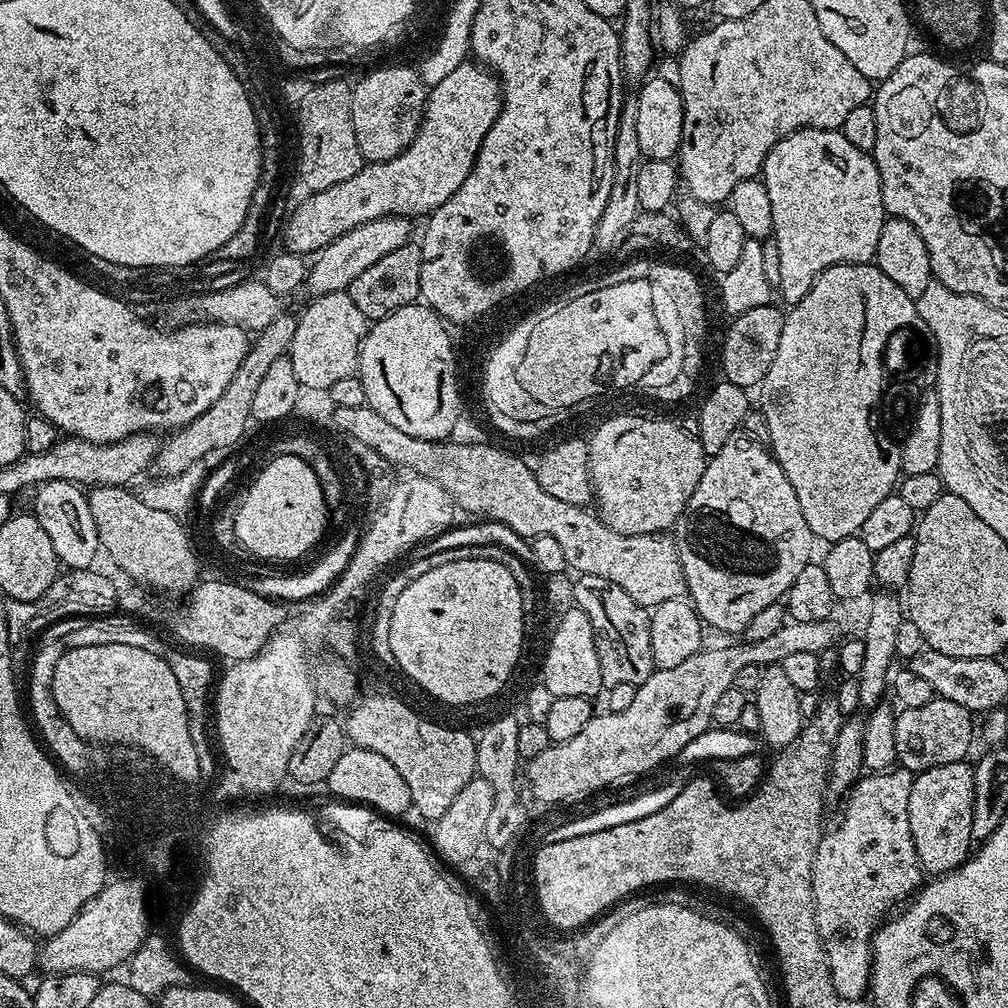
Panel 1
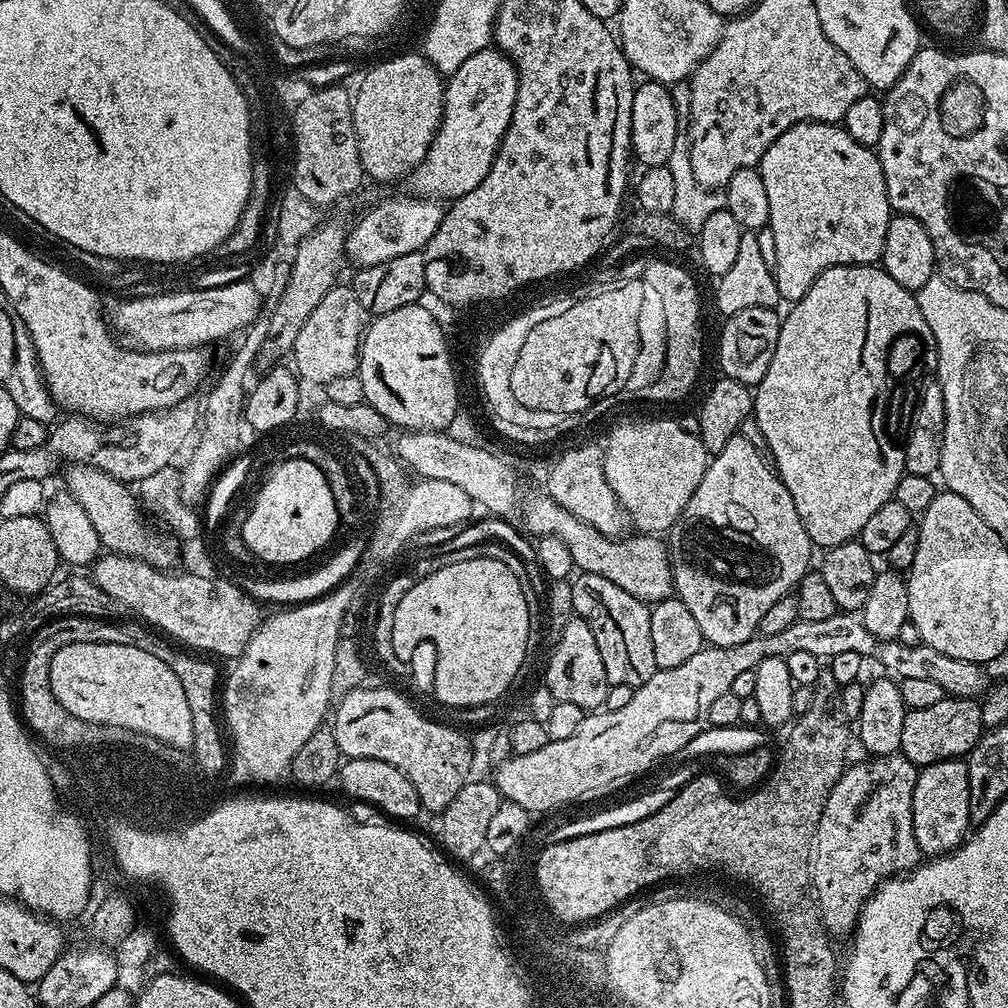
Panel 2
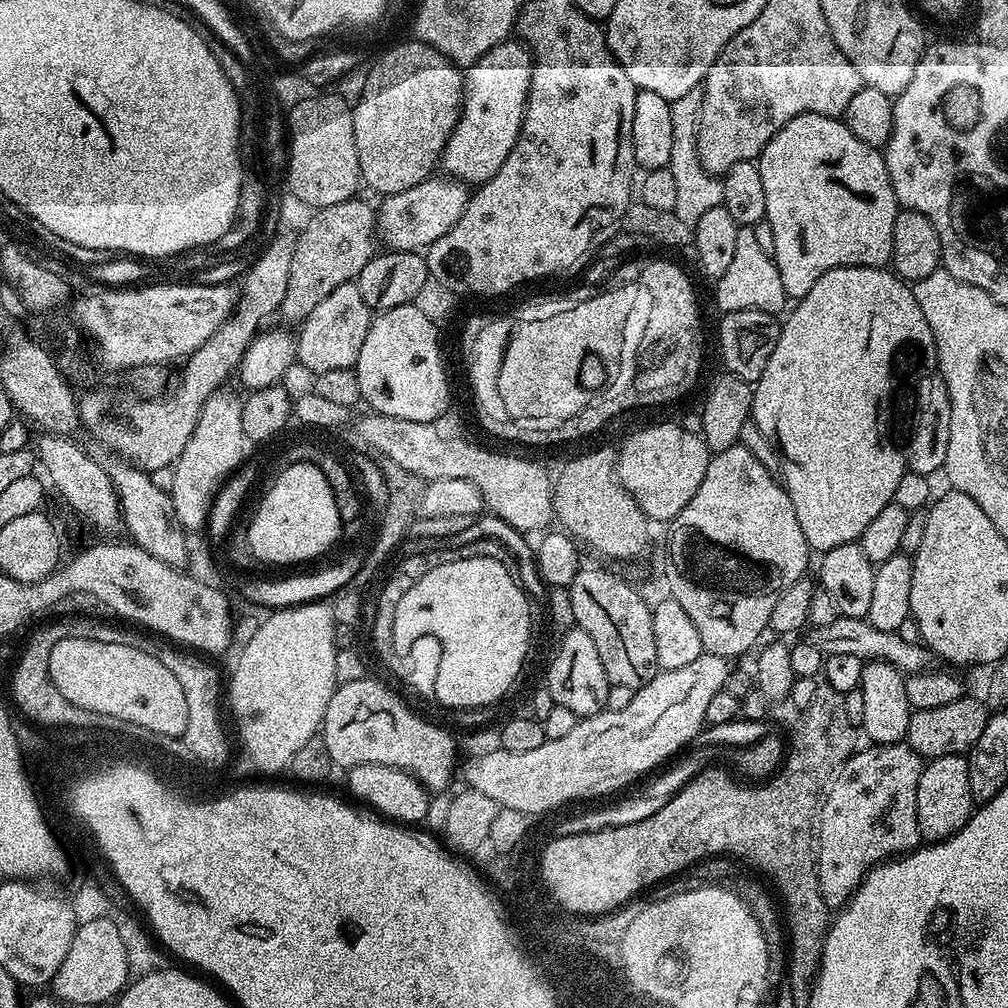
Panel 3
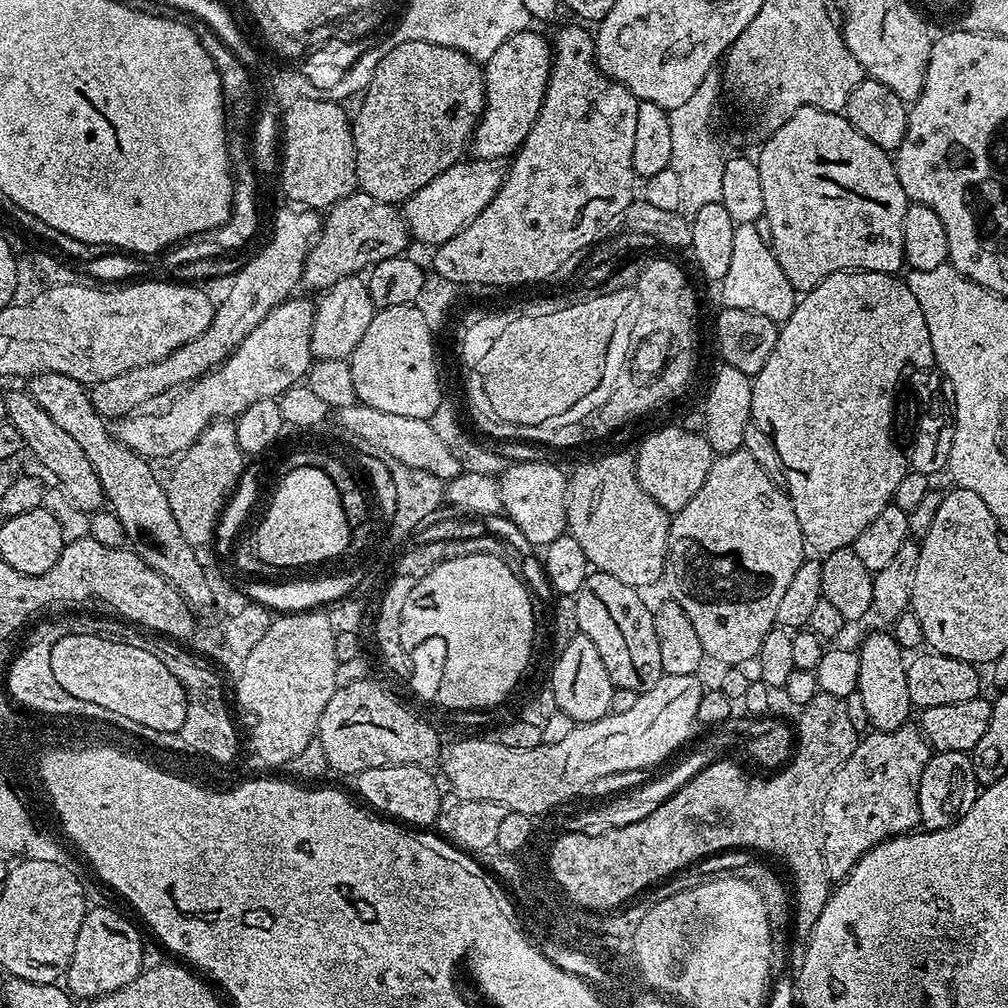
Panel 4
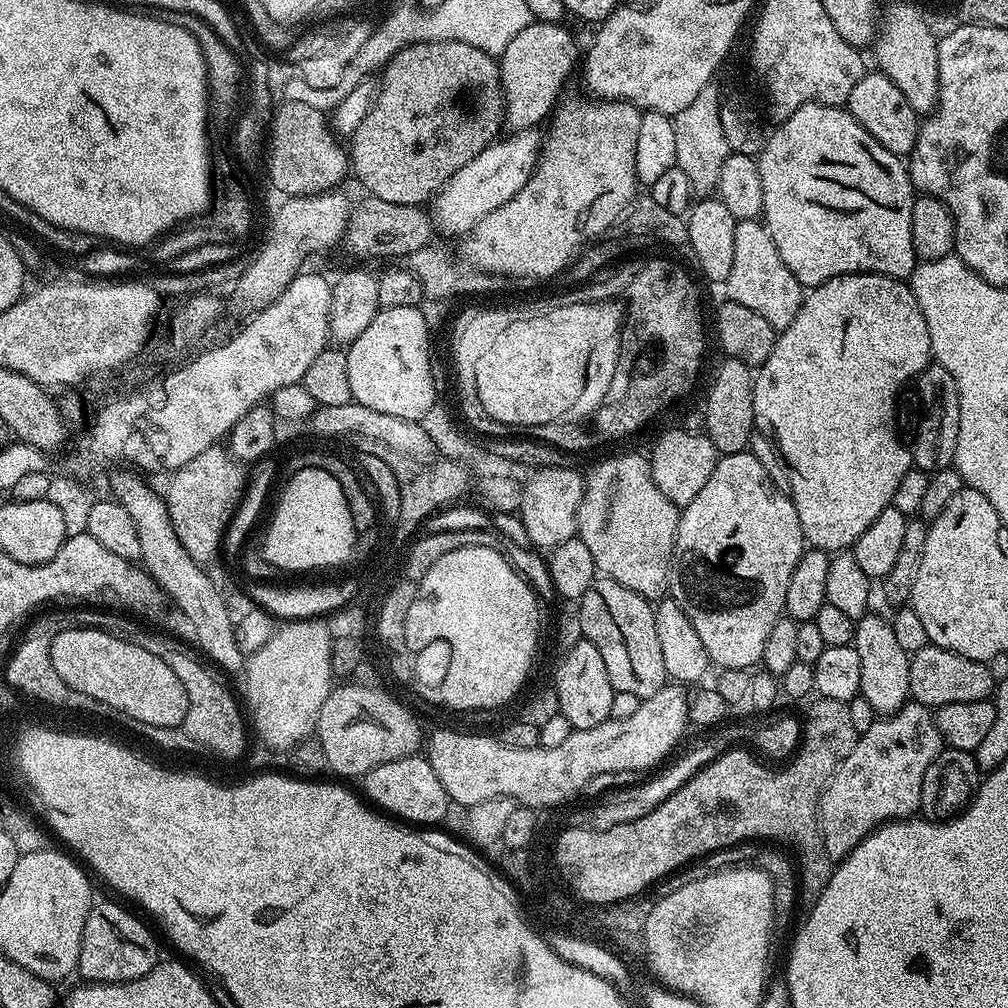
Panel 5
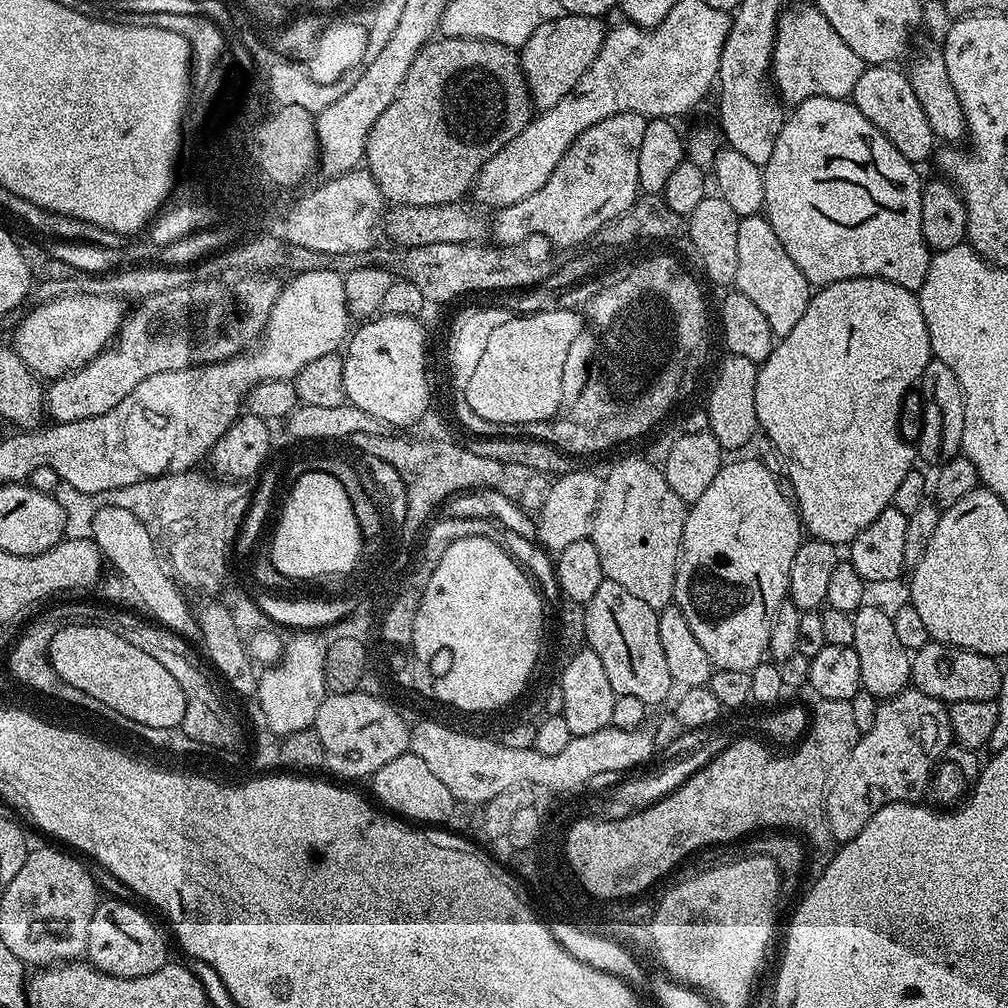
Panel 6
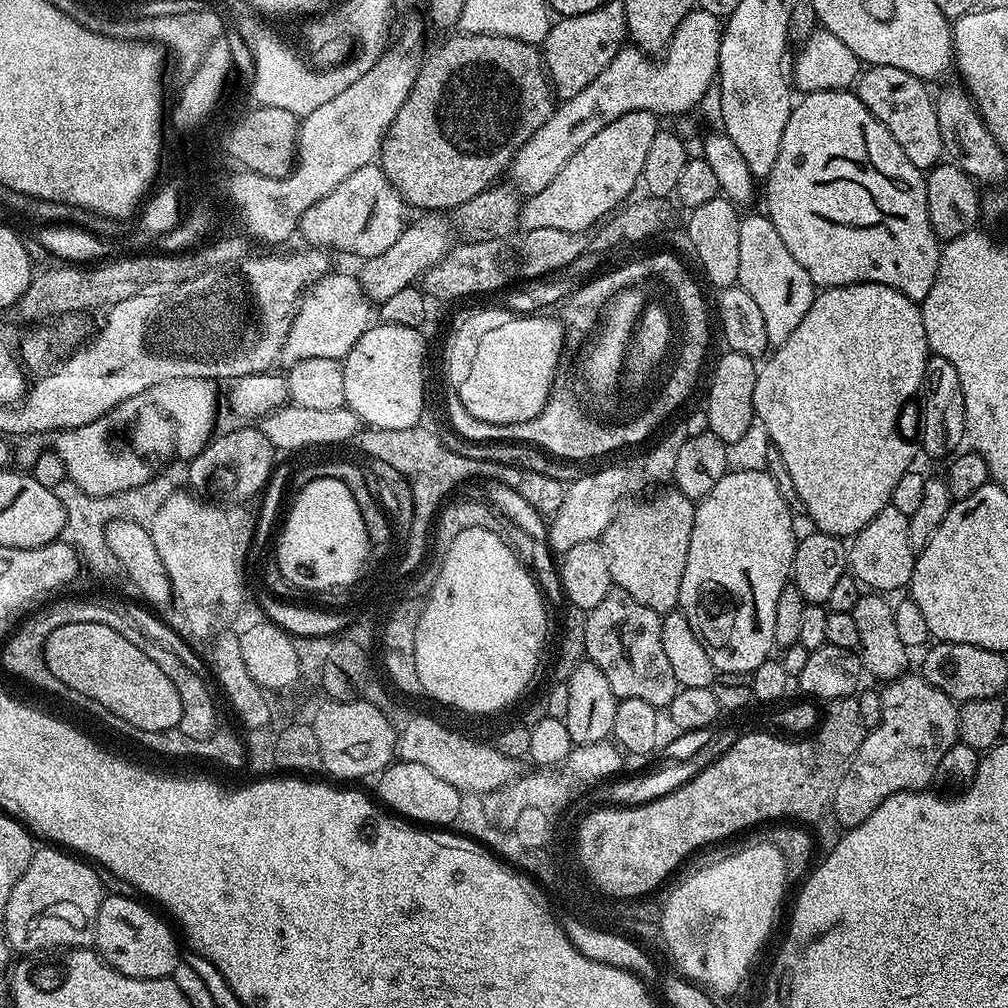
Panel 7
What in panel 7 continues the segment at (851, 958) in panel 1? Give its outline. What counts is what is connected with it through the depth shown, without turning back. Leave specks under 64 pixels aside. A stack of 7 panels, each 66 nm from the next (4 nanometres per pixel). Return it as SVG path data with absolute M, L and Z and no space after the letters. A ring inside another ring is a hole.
M905 674L896 680L887 681L879 689L882 718L878 726L865 735L862 746L852 755L852 760L845 768L844 773L836 781L834 794L834 810L841 829L847 830L858 827L886 798L899 792L918 792L929 787L932 779L937 779L942 762L942 754L950 750L950 746L958 743L958 714L960 713L957 701L951 700L938 686L930 686L923 675Z

